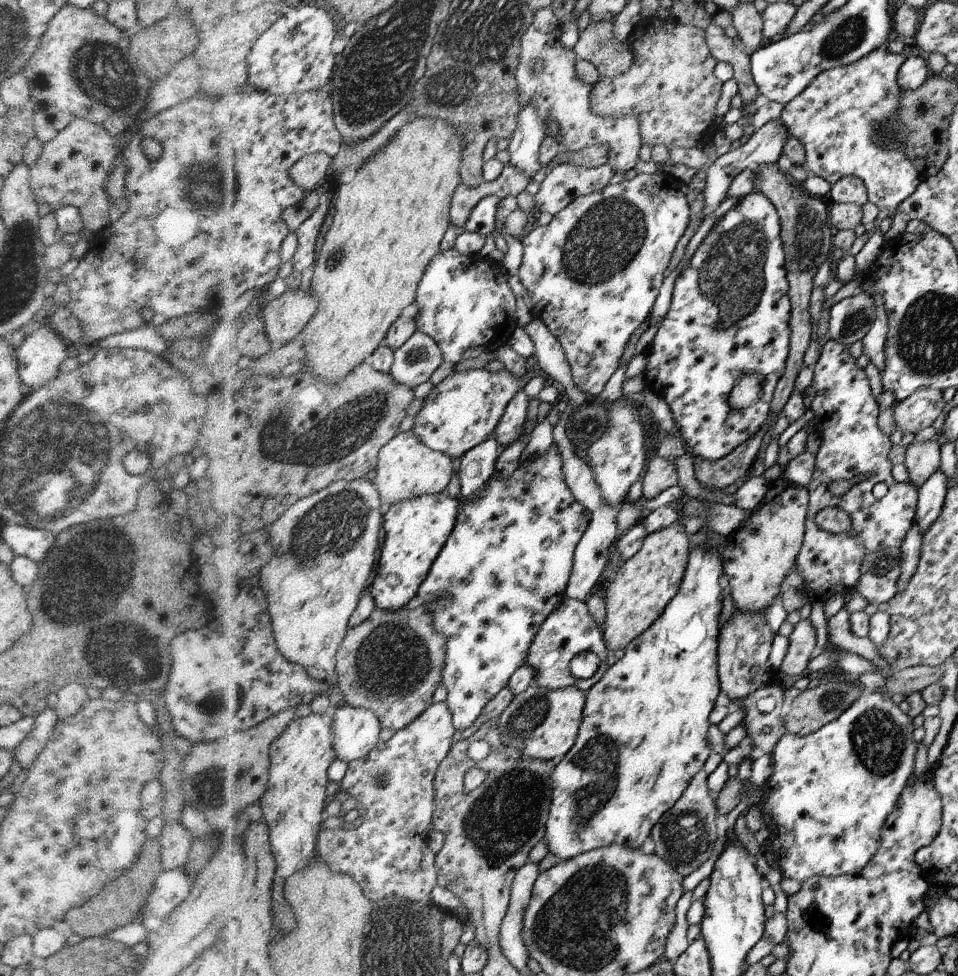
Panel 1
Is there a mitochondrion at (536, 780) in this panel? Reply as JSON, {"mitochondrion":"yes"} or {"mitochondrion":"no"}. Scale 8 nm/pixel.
{"mitochondrion":"yes"}

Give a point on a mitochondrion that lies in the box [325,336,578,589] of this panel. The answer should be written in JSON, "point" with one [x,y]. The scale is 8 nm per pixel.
{"point":[418,354]}

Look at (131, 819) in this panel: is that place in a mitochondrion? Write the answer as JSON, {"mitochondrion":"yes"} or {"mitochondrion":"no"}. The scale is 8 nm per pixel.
{"mitochondrion":"no"}

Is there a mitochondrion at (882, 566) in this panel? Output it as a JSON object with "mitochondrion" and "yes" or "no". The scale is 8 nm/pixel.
{"mitochondrion":"yes"}

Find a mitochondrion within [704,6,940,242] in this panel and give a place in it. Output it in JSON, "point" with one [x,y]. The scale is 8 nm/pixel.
{"point":[848,35]}

